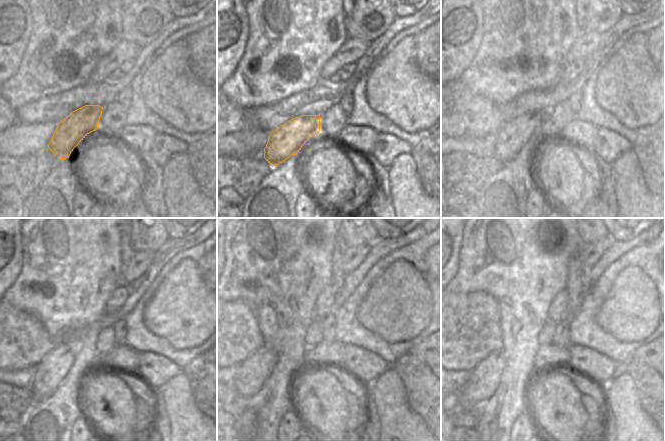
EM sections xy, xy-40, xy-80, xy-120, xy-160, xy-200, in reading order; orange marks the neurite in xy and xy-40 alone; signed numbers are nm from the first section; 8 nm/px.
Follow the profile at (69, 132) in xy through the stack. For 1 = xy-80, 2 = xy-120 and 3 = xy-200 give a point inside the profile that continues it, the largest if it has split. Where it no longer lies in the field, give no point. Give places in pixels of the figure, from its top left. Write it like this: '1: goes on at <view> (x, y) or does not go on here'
1: goes on at xy-80 (493, 144)
2: goes on at xy-120 (58, 352)
3: goes on at xy-200 (481, 382)

